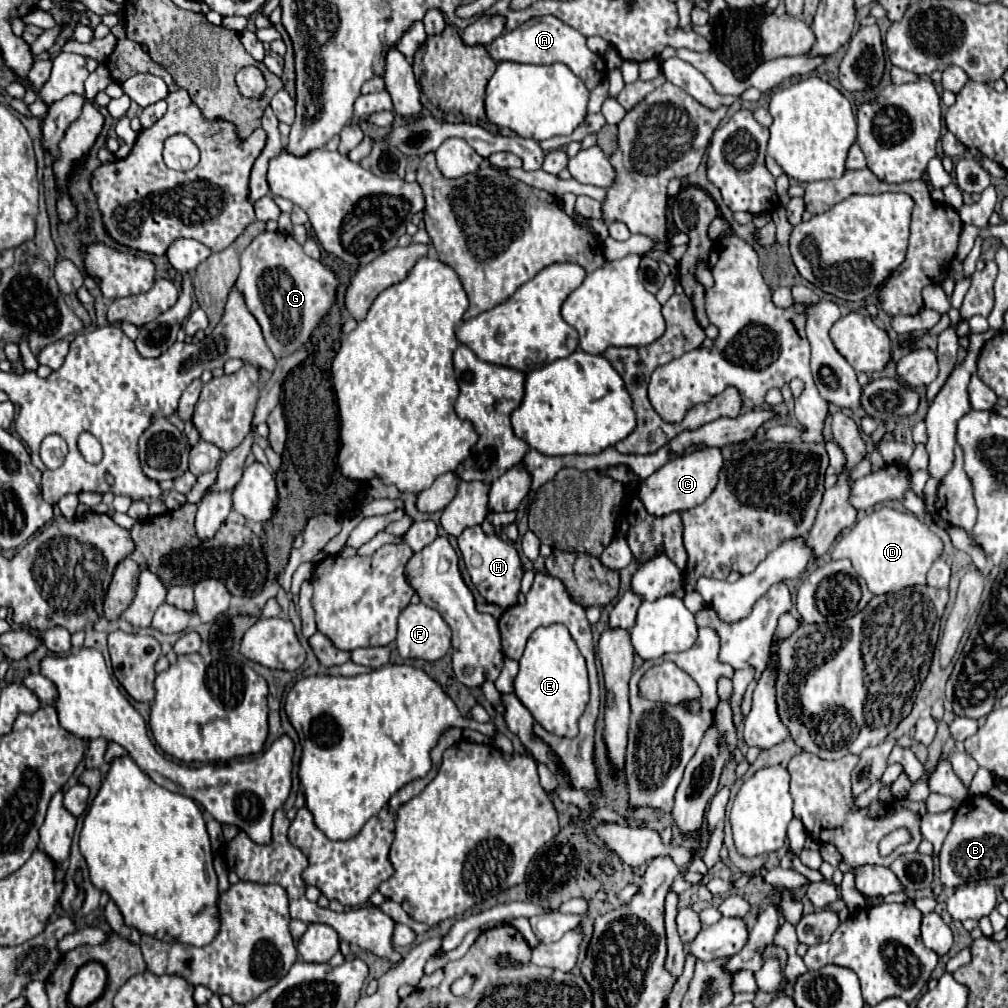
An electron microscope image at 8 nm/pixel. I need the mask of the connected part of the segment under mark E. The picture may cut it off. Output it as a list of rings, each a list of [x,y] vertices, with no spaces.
[[[564,625],[538,627],[520,657],[520,671],[514,679],[514,693],[522,705],[532,713],[532,717],[552,735],[576,737],[578,721],[584,715],[590,697],[588,671],[578,645],[572,641]]]

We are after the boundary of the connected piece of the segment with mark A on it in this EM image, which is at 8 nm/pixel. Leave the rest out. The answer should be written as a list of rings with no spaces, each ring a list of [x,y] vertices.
[[[536,17],[526,21],[514,31],[502,33],[498,39],[494,39],[488,47],[490,57],[500,63],[500,61],[516,61],[516,63],[564,63],[568,65],[574,75],[578,75],[588,89],[594,89],[604,77],[606,77],[606,61],[602,61],[600,55],[592,53],[586,47],[586,37],[580,35],[576,29],[568,27],[556,17]]]

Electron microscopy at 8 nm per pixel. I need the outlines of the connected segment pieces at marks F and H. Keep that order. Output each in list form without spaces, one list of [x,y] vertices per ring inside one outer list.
[[[408,605],[398,619],[398,653],[404,659],[436,661],[450,649],[450,627],[442,615],[424,605]]]
[[[468,527],[458,537],[458,547],[466,565],[466,571],[480,591],[480,595],[488,603],[496,603],[502,609],[508,609],[518,603],[520,593],[520,581],[522,581],[522,563],[518,557],[518,551],[510,541],[504,541],[498,535],[484,535],[480,527]]]

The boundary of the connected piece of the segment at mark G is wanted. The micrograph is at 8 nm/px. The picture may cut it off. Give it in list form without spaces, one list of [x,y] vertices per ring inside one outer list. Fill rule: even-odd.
[[[260,233],[240,255],[242,271],[236,289],[244,293],[250,313],[262,327],[266,345],[276,359],[288,357],[302,349],[312,331],[324,321],[336,299],[338,277],[320,261],[308,257],[302,245],[288,233]]]

